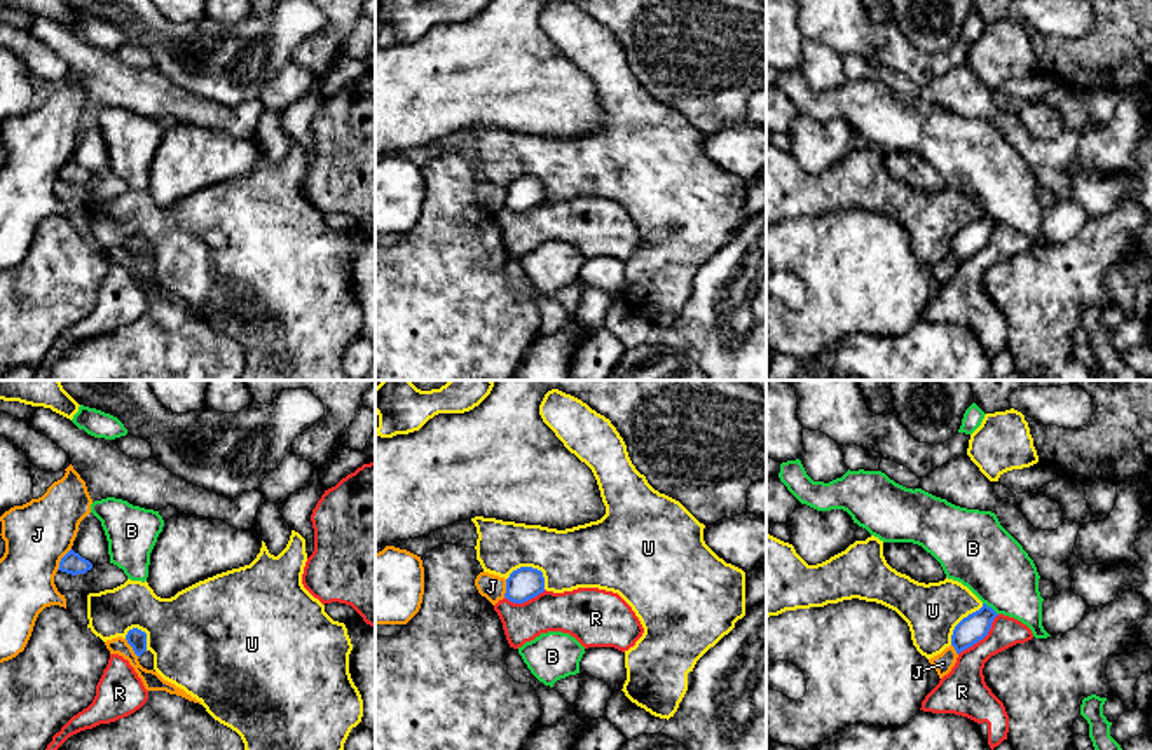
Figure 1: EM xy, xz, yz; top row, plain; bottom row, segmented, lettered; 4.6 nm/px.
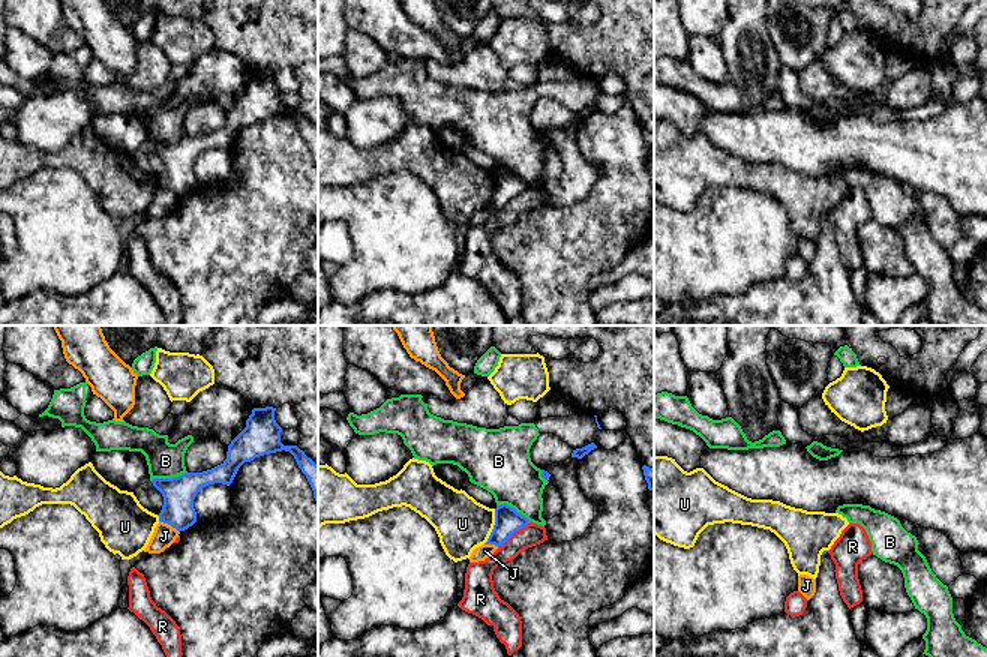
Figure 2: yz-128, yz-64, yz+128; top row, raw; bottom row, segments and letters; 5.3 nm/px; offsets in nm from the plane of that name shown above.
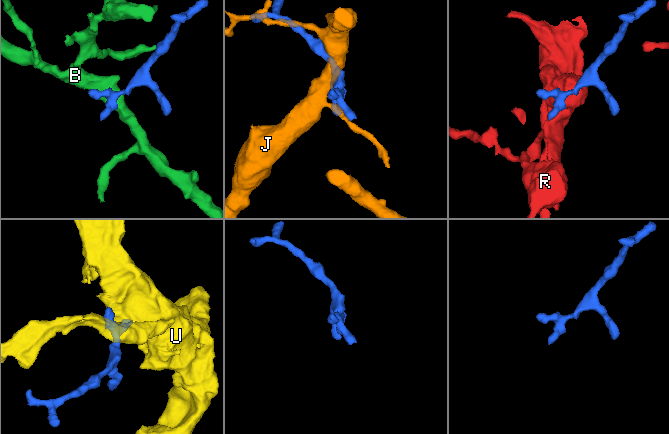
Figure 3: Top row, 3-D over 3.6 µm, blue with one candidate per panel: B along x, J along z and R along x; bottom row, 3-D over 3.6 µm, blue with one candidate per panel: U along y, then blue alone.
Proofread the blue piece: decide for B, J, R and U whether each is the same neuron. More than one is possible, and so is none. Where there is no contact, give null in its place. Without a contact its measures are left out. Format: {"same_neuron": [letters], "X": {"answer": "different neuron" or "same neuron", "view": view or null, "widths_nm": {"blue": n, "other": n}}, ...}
{"same_neuron": [], "B": {"answer": "different neuron", "view": "yz", "widths_nm": {"blue": 130, "other": 320}}, "J": {"answer": "different neuron", "view": "xy", "widths_nm": {"blue": 100, "other": 300}}, "R": {"answer": "different neuron", "view": "yz", "widths_nm": {"blue": 130, "other": 200}}, "U": {"answer": "different neuron", "view": "xz", "widths_nm": {"blue": 150, "other": 280}}}

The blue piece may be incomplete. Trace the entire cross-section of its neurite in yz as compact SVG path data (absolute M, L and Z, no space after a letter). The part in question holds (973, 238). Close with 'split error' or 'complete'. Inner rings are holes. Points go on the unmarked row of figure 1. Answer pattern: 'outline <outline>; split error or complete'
outline M983 213L979 220L963 227L955 235L951 244L951 255L955 256L957 263L983 249L988 244L997 225L998 223L991 216Z; complete

